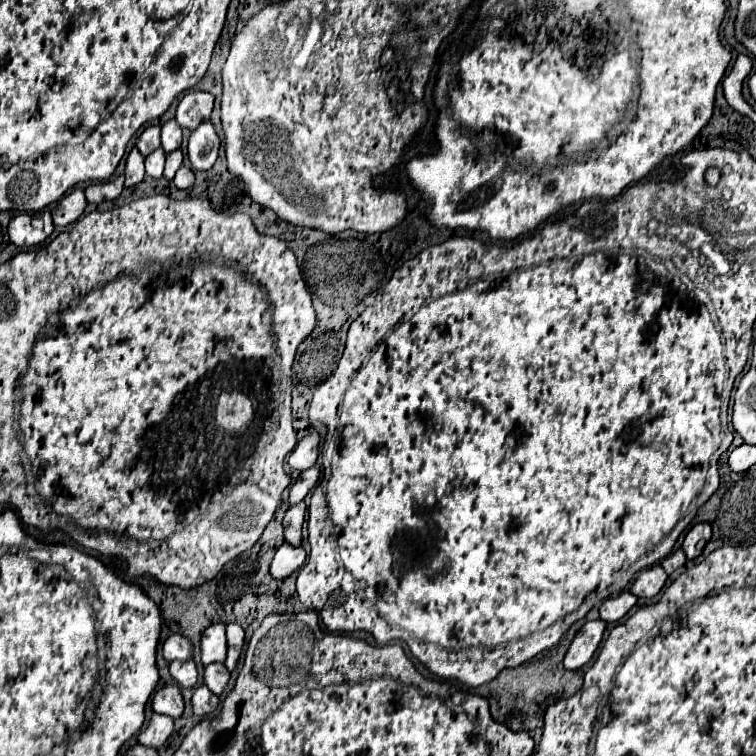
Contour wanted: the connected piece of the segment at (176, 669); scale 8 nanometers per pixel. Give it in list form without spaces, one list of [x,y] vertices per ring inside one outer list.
[[[173,660],[173,662],[169,664],[169,672],[171,672],[173,680],[175,680],[179,686],[183,686],[183,688],[193,688],[193,686],[197,686],[199,672],[197,672],[193,660],[185,660],[185,662]]]

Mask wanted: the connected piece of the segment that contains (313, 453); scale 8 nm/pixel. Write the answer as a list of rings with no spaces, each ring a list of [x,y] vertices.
[[[311,432],[311,434],[307,434],[297,446],[295,446],[295,450],[291,452],[291,456],[289,456],[289,466],[293,468],[293,470],[305,470],[305,468],[309,468],[309,466],[313,466],[315,464],[315,460],[317,460],[317,448],[319,448],[319,434],[317,432]]]

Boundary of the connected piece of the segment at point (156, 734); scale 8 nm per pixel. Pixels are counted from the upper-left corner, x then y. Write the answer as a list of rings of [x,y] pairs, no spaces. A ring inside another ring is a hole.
[[[153,714],[147,728],[143,728],[137,734],[137,742],[149,748],[161,748],[167,742],[171,732],[173,732],[173,718]]]

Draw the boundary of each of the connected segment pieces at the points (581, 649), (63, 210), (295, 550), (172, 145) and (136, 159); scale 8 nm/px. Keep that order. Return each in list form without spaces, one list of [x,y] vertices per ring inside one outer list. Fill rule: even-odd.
[[[603,620],[587,622],[581,628],[581,632],[575,636],[575,640],[571,642],[571,646],[565,654],[565,660],[563,660],[565,670],[579,670],[581,666],[585,666],[593,658],[599,642],[603,638],[603,632],[605,632]]]
[[[73,190],[69,192],[63,200],[57,202],[57,206],[51,210],[51,216],[53,216],[53,224],[55,226],[69,226],[71,222],[75,222],[83,210],[87,206],[87,200],[85,200],[85,194],[83,190]]]
[[[283,542],[283,546],[275,552],[275,558],[271,564],[271,574],[273,574],[273,578],[287,578],[303,562],[305,562],[305,548],[291,546],[289,542]]]
[[[169,120],[161,128],[161,148],[169,154],[181,146],[181,128],[175,120]]]
[[[133,148],[127,156],[127,164],[125,164],[125,186],[135,186],[143,180],[145,176],[145,166],[143,166],[143,156],[139,154],[137,148]]]

